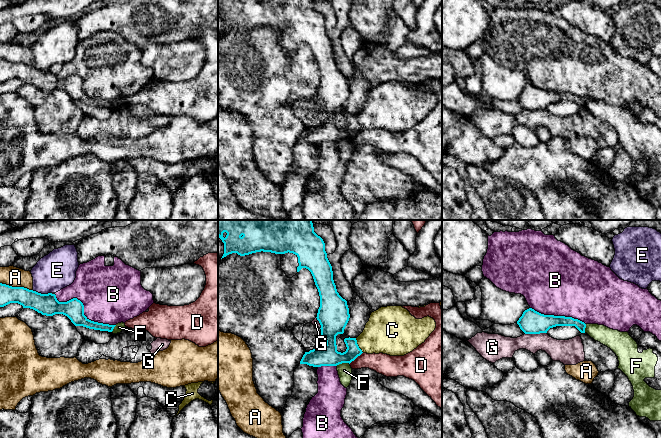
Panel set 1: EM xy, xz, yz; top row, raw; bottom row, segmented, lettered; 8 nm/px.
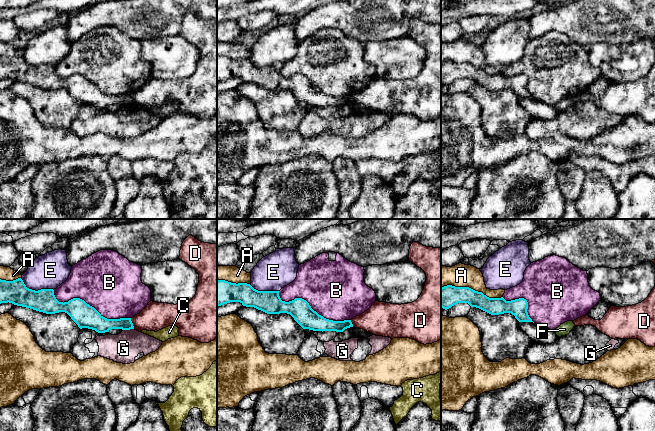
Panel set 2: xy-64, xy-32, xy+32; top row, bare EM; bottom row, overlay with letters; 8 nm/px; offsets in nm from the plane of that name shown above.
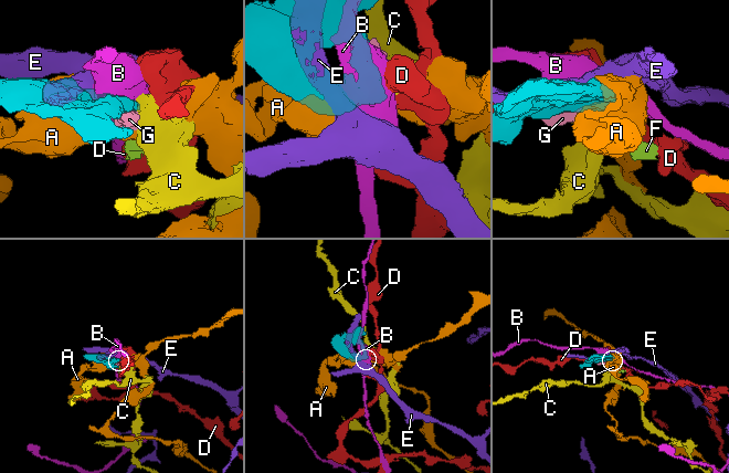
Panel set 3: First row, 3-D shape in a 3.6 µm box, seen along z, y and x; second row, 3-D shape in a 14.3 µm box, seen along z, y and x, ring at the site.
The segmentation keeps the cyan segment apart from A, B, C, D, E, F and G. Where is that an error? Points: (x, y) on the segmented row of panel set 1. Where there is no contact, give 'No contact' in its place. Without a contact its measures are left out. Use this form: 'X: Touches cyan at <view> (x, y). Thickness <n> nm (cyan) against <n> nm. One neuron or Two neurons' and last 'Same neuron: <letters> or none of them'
A: Touches cyan at xy (16, 287). Thickness 160 nm (cyan) against 160 nm. Two neurons
B: Touches cyan at xy (83, 309). Thickness 160 nm (cyan) against 460 nm. Two neurons
C: Touches cyan at xz (357, 345). Thickness 170 nm (cyan) against 340 nm. Two neurons
D: Touches cyan at xz (355, 358). Thickness 160 nm (cyan) against 170 nm. Two neurons
E: Touches cyan at xy (42, 294). Thickness 180 nm (cyan) against 300 nm. Two neurons
F: Touches cyan at xz (342, 362). Thickness 160 nm (cyan) against 110 nm. Two neurons
G: Touches cyan at yz (535, 333). Thickness 190 nm (cyan) against 180 nm. Two neurons
Same neuron: none of them

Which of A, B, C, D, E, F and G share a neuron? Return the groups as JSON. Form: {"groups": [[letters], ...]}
{"groups": [["A"], ["B"], ["C"], ["D"], ["E"], ["F"], ["G"]]}

